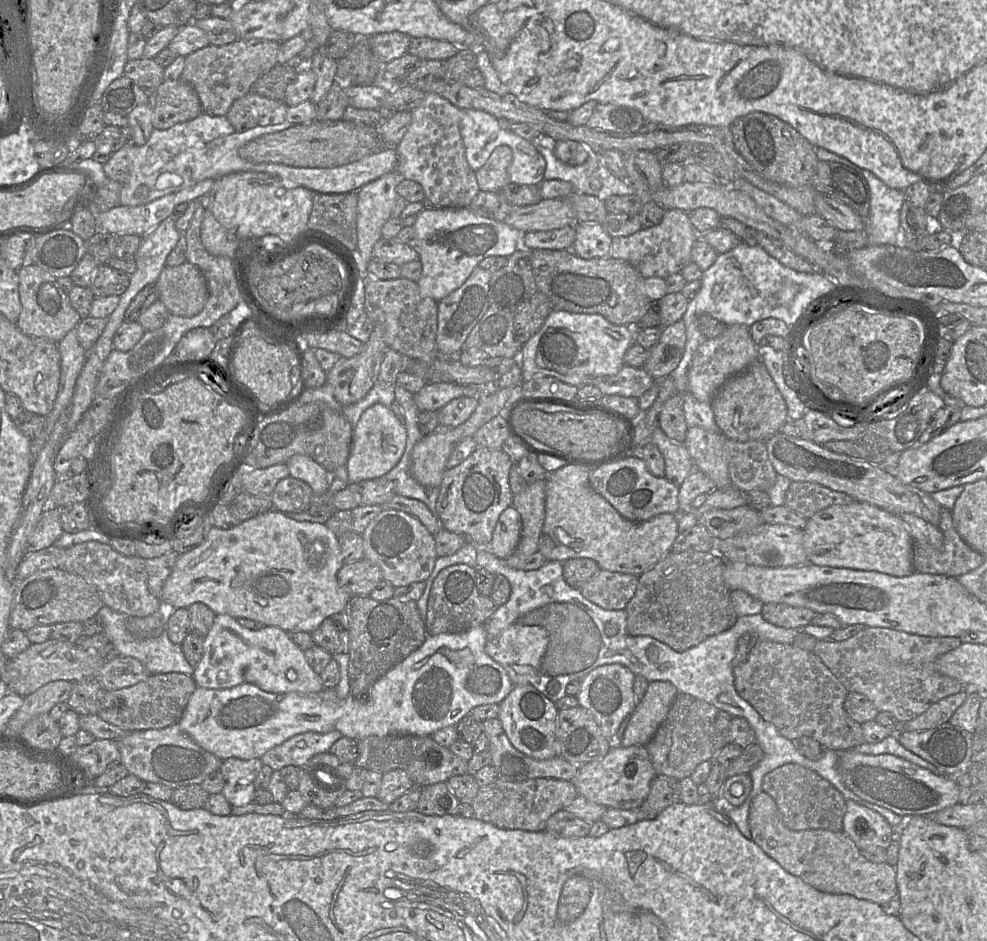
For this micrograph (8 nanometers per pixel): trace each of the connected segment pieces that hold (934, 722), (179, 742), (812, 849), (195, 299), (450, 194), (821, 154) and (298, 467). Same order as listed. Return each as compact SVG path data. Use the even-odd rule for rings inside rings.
M960 691L939 700L924 713L904 723L902 731L923 731L949 722L954 712L964 703L967 696L965 691Z
M178 723L161 729L136 730L117 740L123 764L129 774L144 782L164 784L172 789L199 784L211 773L219 770L222 761L197 745L185 734Z
M765 792L753 798L749 812L751 840L788 873L799 877L805 883L831 894L849 894L869 900L882 906L898 894L896 870L887 863L873 863L861 854L860 849L843 831L824 829L791 830L784 824L775 801Z
M187 261L179 266L165 266L155 283L155 289L170 314L182 317L199 314L209 298L204 275Z
M426 93L421 105L411 111L411 123L396 146L396 173L421 185L426 204L434 208L468 207L480 192L475 172L469 166L460 133L461 110L436 93Z
M815 147L815 151L819 160L845 164L860 172L866 179L870 190L870 210L868 217L865 219L866 231L868 234L868 245L896 245L900 247L907 247L905 232L900 224L901 207L907 199L905 192L903 190L889 187L873 172L860 167L843 156L821 147Z
M295 454L286 464L290 476L306 482L314 495L323 495L328 490L331 474L309 456Z

